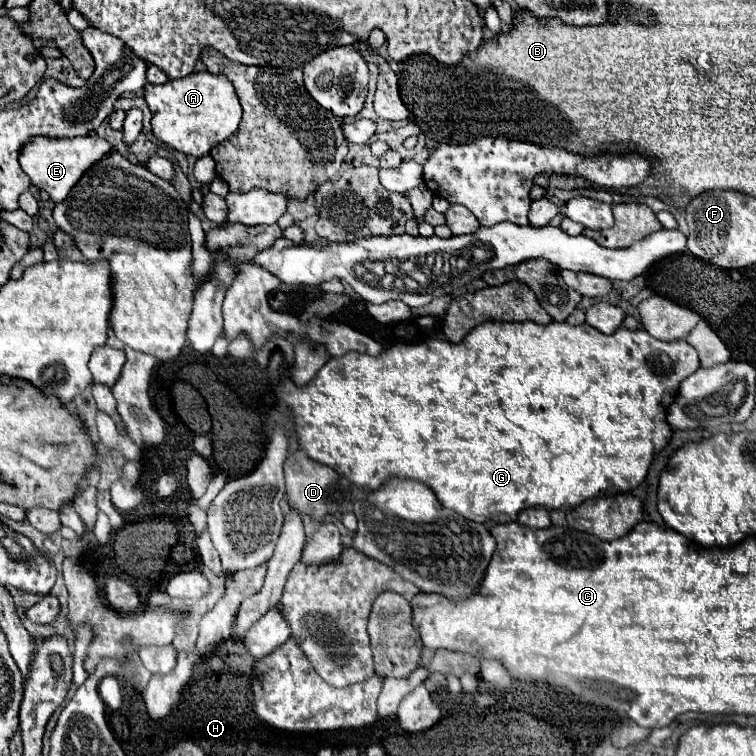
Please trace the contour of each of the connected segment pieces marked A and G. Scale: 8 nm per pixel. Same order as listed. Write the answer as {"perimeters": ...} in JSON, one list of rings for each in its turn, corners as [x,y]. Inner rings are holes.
{"perimeters":[[[[198,71],[182,79],[170,79],[162,85],[148,83],[144,91],[144,99],[152,111],[154,137],[172,149],[182,151],[184,155],[208,155],[214,145],[226,141],[232,137],[232,133],[236,133],[242,119],[242,107],[238,103],[234,87],[224,75]]],[[[488,321],[488,323],[482,323],[478,325],[476,329],[472,329],[464,341],[460,343],[450,343],[450,341],[442,341],[442,339],[428,339],[428,341],[422,341],[422,343],[398,343],[390,349],[386,349],[382,355],[378,357],[370,357],[370,355],[362,355],[362,353],[346,353],[344,357],[332,357],[316,375],[314,381],[310,381],[306,387],[292,387],[288,391],[288,405],[292,407],[292,413],[296,415],[296,433],[298,433],[298,439],[300,439],[300,447],[306,451],[306,455],[322,465],[328,465],[332,469],[336,469],[340,475],[348,477],[354,485],[358,487],[364,487],[366,491],[372,491],[372,489],[378,489],[386,479],[390,477],[406,477],[406,479],[416,479],[416,481],[422,481],[426,483],[434,493],[436,497],[440,499],[440,503],[452,511],[456,511],[458,515],[464,515],[472,521],[478,521],[482,525],[488,525],[488,529],[492,529],[494,525],[498,523],[508,523],[508,521],[516,521],[518,513],[528,509],[528,507],[542,507],[542,509],[560,509],[560,507],[578,507],[580,503],[584,503],[586,499],[594,499],[594,497],[604,497],[604,495],[618,495],[618,493],[628,493],[632,489],[636,489],[648,475],[648,469],[650,469],[650,463],[654,461],[654,455],[660,453],[672,439],[672,427],[668,425],[666,421],[666,411],[670,407],[670,403],[674,401],[678,389],[680,389],[680,383],[692,375],[696,369],[700,367],[700,359],[698,359],[698,353],[696,349],[688,343],[688,341],[668,341],[668,343],[662,343],[660,339],[654,339],[650,333],[646,333],[644,329],[638,329],[638,331],[630,331],[626,327],[620,327],[616,329],[616,333],[612,335],[604,335],[600,331],[596,331],[594,327],[582,323],[582,325],[568,325],[568,323],[548,323],[548,325],[536,325],[536,323],[496,323],[496,321]],[[474,503],[476,503],[476,511],[478,513],[484,513],[488,515],[488,521],[486,519],[476,519],[474,517]]]]}

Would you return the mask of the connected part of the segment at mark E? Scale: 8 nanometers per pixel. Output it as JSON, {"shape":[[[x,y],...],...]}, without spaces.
{"shape":[[[96,133],[86,137],[72,137],[72,139],[48,139],[36,137],[30,145],[26,145],[20,153],[20,165],[24,173],[30,177],[32,185],[40,191],[46,191],[54,203],[60,203],[68,197],[70,189],[80,181],[84,171],[88,171],[96,161],[104,159],[112,151],[112,145],[98,137]]]}

